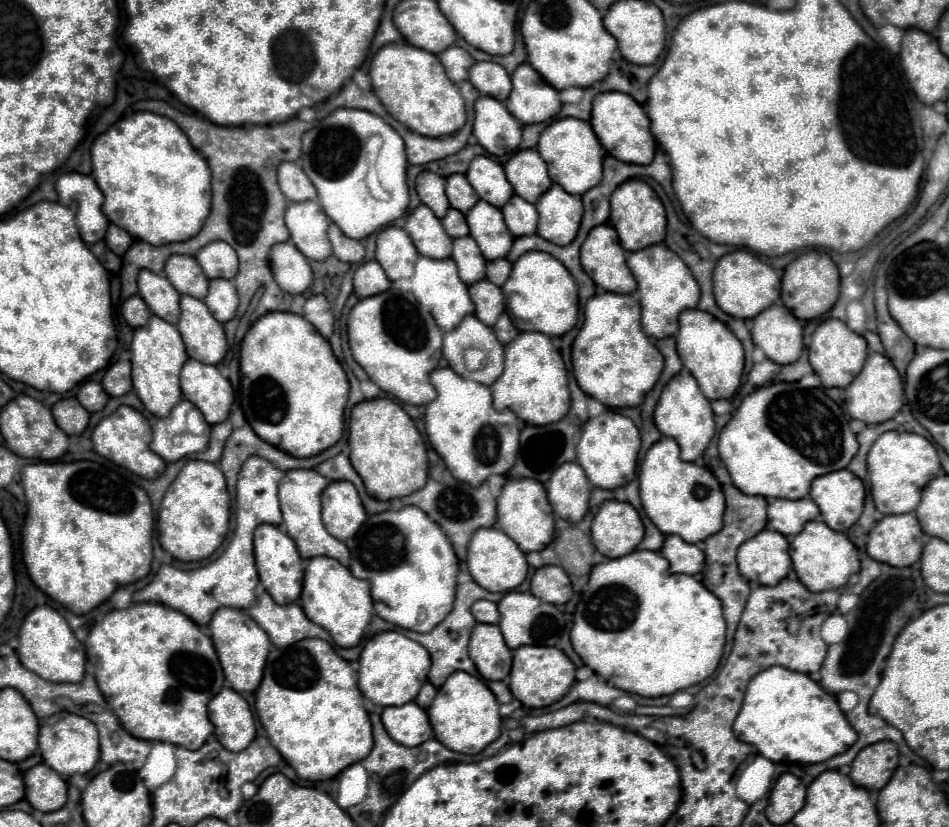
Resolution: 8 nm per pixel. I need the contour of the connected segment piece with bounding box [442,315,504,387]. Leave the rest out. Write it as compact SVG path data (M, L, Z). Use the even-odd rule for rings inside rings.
M468 315L462 319L462 323L452 329L448 335L444 335L444 345L442 345L442 353L448 359L450 367L472 381L478 381L486 387L490 387L504 371L504 345L496 339L494 331L480 323L480 319L476 319L474 315ZM476 347L482 349L488 357L488 363L482 371L468 371L464 365L464 351Z

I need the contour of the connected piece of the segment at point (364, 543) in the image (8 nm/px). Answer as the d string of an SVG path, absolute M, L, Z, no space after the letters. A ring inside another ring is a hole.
M418 507L370 515L360 531L346 541L352 551L350 571L370 581L376 613L410 631L432 631L454 607L458 559L444 531Z

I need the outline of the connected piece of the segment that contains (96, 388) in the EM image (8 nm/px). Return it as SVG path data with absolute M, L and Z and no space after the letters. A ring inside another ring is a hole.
M90 379L80 385L76 397L78 397L78 401L82 403L82 407L84 407L86 411L90 411L90 413L104 409L104 405L106 405L106 401L108 401L108 395L106 395L106 391L102 389L102 385Z

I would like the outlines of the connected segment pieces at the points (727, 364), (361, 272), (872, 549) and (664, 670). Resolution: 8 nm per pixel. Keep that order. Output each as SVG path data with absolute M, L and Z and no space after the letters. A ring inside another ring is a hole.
M686 309L680 313L680 331L676 335L676 349L684 367L694 375L702 393L712 399L728 399L740 387L744 371L744 349L738 337L714 315L700 309Z
M376 261L362 263L354 273L354 293L358 297L370 297L388 291L392 281L386 277L384 269Z
M912 513L886 515L872 527L866 543L872 559L892 567L910 567L920 559L922 547L924 533Z
M634 551L592 569L588 589L574 611L570 639L582 661L614 687L642 697L662 697L702 683L716 671L724 653L726 621L720 599L700 581L692 575L670 573L668 561L658 551Z

